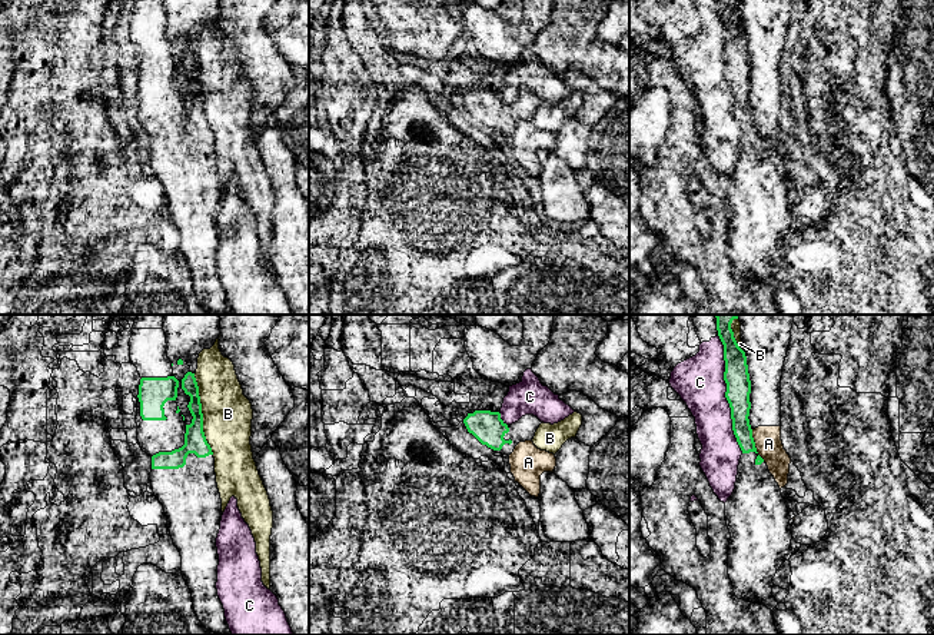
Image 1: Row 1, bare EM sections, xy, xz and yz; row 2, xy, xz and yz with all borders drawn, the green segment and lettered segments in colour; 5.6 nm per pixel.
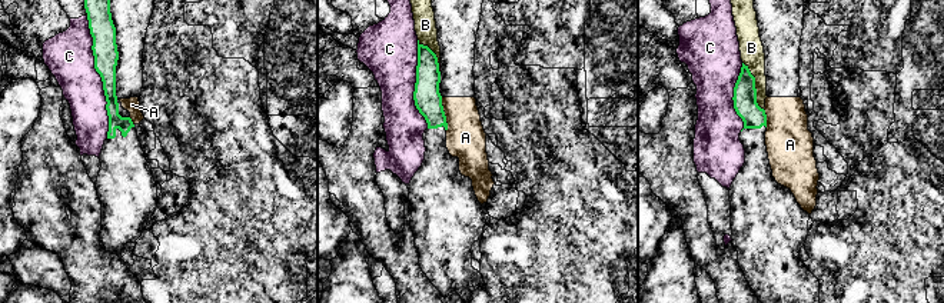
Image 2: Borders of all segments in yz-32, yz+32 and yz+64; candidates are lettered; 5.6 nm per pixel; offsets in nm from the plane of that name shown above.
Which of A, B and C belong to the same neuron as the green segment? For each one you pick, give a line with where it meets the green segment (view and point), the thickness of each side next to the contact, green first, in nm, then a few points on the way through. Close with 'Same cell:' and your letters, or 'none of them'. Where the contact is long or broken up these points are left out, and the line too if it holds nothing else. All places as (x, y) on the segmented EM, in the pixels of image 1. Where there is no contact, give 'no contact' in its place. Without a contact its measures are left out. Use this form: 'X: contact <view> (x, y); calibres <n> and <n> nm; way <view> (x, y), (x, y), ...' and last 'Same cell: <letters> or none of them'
Same cell: none of them

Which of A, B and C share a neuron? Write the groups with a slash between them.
A / B / C

